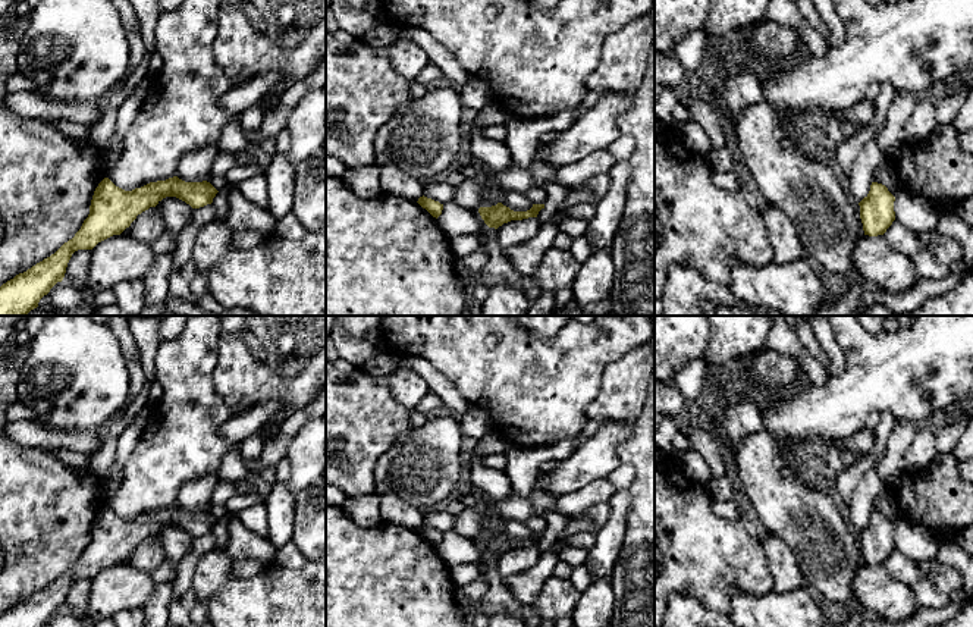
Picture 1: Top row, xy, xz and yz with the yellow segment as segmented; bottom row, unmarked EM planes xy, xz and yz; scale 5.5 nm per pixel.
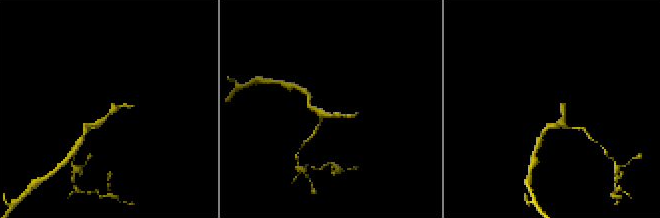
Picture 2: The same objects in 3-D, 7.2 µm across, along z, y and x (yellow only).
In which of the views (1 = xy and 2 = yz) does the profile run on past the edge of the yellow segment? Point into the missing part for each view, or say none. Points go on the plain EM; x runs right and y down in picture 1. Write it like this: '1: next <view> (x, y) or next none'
1: next none
2: next none

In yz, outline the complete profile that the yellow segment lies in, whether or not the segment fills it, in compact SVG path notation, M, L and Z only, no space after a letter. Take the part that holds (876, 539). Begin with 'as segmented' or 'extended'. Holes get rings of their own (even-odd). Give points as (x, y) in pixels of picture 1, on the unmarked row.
as segmented | M872 511L869 523L859 532L864 564L883 564L895 549L895 526L882 512Z

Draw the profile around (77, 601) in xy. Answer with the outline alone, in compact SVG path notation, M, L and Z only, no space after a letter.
M78 579L72 583L63 609L76 618L87 618L91 579Z

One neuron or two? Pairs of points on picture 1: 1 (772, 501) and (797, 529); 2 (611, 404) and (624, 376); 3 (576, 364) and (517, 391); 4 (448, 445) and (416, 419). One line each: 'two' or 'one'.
1: one
2: one
3: one
4: two

